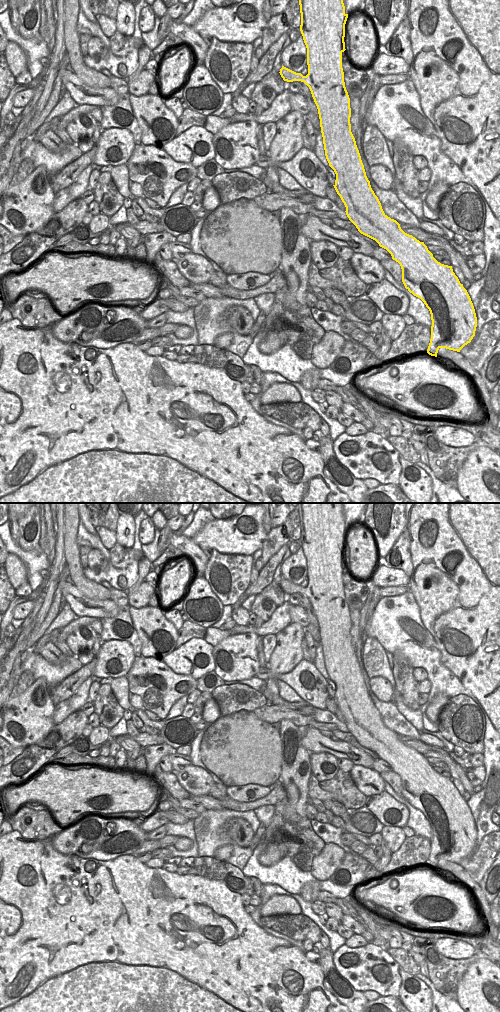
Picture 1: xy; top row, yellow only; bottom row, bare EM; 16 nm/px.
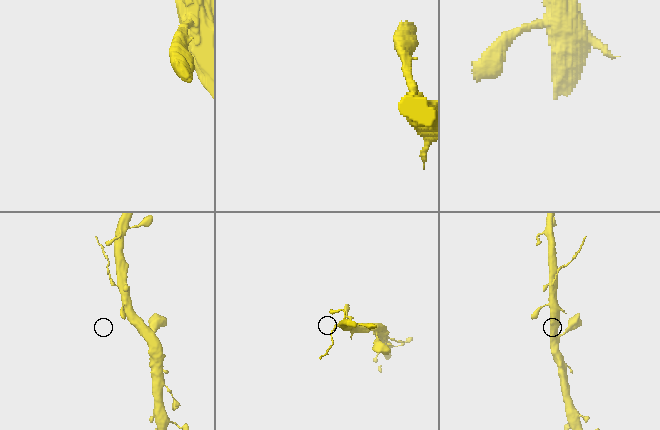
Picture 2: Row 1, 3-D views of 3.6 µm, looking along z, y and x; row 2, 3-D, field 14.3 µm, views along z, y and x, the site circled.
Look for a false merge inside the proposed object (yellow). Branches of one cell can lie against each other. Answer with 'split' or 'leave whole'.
split

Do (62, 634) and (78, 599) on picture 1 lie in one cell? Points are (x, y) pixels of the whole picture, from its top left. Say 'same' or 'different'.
different

